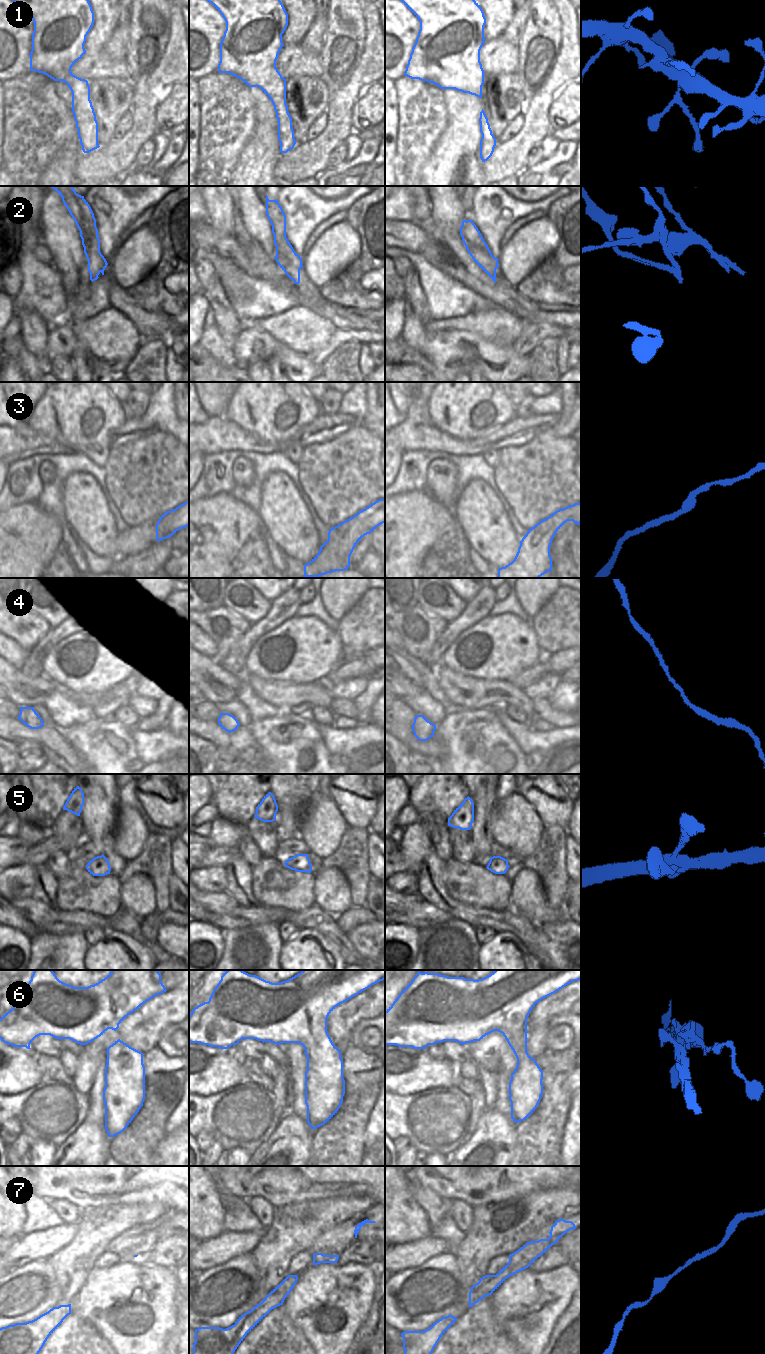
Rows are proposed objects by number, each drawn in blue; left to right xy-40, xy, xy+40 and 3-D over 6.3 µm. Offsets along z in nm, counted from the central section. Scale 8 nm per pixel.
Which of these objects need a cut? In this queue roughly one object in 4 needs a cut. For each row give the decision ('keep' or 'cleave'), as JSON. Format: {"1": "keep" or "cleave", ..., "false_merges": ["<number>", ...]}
{"1": "keep", "2": "cleave", "3": "keep", "4": "keep", "5": "keep", "6": "keep", "7": "keep", "false_merges": ["2"]}

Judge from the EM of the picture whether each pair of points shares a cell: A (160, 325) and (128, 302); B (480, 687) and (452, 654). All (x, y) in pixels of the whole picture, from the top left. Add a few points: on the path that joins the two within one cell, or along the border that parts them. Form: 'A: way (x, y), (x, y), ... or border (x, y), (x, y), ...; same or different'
A: way (152, 325), (149, 325), (134, 310); same
B: border (449, 668), (469, 676), (494, 681); different

